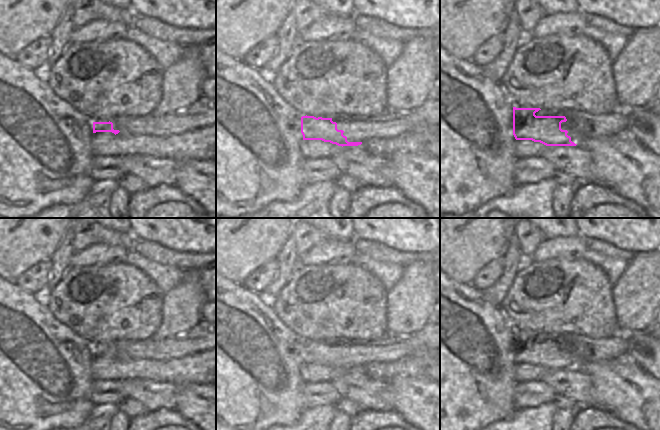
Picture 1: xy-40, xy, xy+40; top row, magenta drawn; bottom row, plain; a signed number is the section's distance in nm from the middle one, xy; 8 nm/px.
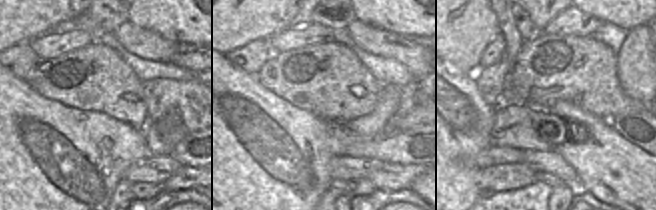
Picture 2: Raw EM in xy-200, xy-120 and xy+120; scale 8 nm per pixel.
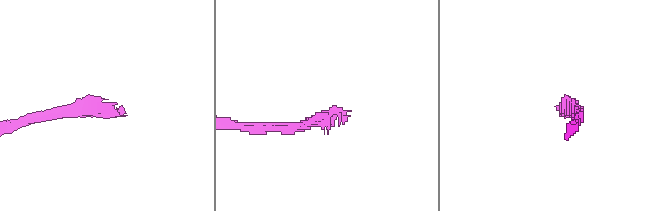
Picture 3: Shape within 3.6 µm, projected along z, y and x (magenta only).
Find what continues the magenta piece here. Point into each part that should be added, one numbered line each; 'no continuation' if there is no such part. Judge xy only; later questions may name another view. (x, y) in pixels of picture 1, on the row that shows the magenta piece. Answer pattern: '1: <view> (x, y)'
1: xy (388, 124)

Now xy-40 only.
1: xy-40 (202, 113)

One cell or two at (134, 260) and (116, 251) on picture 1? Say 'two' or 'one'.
two

